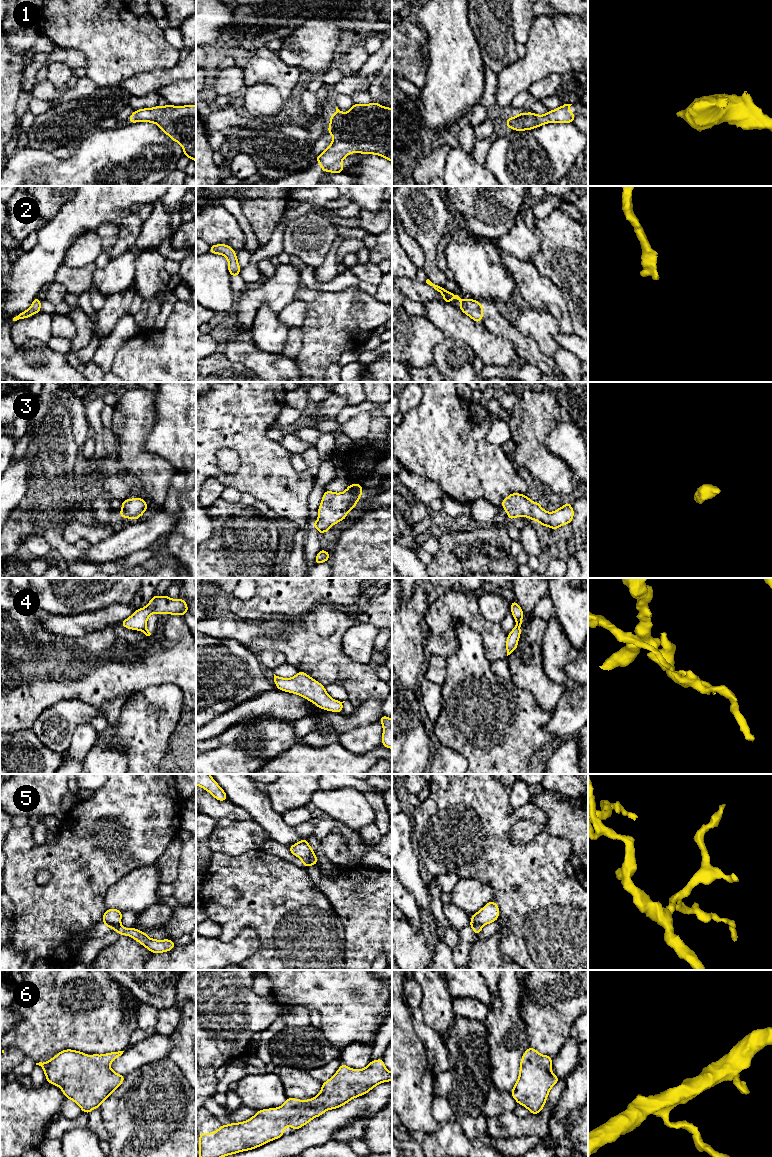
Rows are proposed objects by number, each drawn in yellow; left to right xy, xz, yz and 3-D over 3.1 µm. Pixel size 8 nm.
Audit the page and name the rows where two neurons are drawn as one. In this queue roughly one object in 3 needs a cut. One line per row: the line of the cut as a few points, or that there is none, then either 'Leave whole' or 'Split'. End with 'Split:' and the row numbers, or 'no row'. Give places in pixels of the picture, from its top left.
1: No split. Leave whole
2: No split. Leave whole
3: No split. Leave whole
4: Split along xy (145, 628), (142, 630). Split
5: Split along xy (120, 924), (109, 927). Split
6: No split. Leave whole
Split: 4, 5

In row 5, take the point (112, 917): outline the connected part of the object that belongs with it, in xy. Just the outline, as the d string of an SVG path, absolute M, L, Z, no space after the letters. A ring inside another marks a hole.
M107 909L102 917L102 922L108 928L121 925L122 912L118 909Z

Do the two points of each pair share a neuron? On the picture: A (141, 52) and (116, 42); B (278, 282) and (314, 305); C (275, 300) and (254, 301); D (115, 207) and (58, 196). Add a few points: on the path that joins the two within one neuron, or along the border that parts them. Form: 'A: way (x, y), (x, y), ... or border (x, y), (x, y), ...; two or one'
A: way (135, 46), (122, 45); one
B: border (300, 288), (294, 299); two
C: way (270, 298), (259, 298); one
D: border (73, 196), (54, 215); two

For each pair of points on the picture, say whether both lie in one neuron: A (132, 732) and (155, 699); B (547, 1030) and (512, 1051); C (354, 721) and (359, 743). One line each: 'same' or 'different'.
A: same
B: different
C: different

